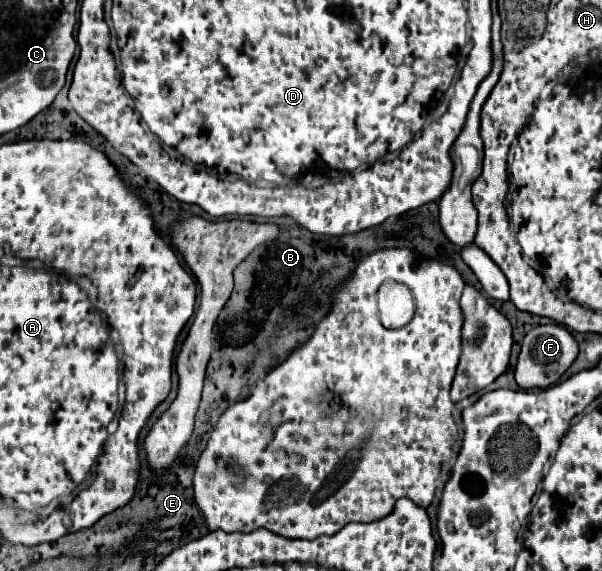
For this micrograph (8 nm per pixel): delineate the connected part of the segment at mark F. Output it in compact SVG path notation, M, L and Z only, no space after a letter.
M559 324L537 326L523 340L521 354L519 354L517 366L515 366L515 380L523 390L549 388L565 374L565 370L573 364L577 354L579 354L579 346L577 346L575 338L567 332L567 328L563 328Z

